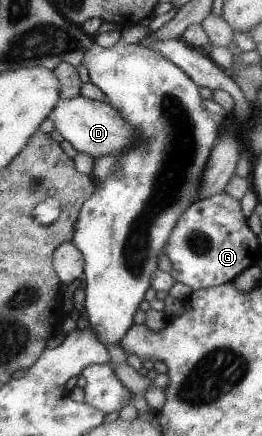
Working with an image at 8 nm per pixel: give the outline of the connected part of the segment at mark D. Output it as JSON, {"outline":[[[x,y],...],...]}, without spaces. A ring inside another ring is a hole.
{"outline":[[[81,95],[70,100],[60,97],[50,115],[54,117],[55,127],[64,139],[78,152],[90,155],[92,158],[121,153],[134,141],[134,129],[122,113],[110,103],[104,104]]]}

